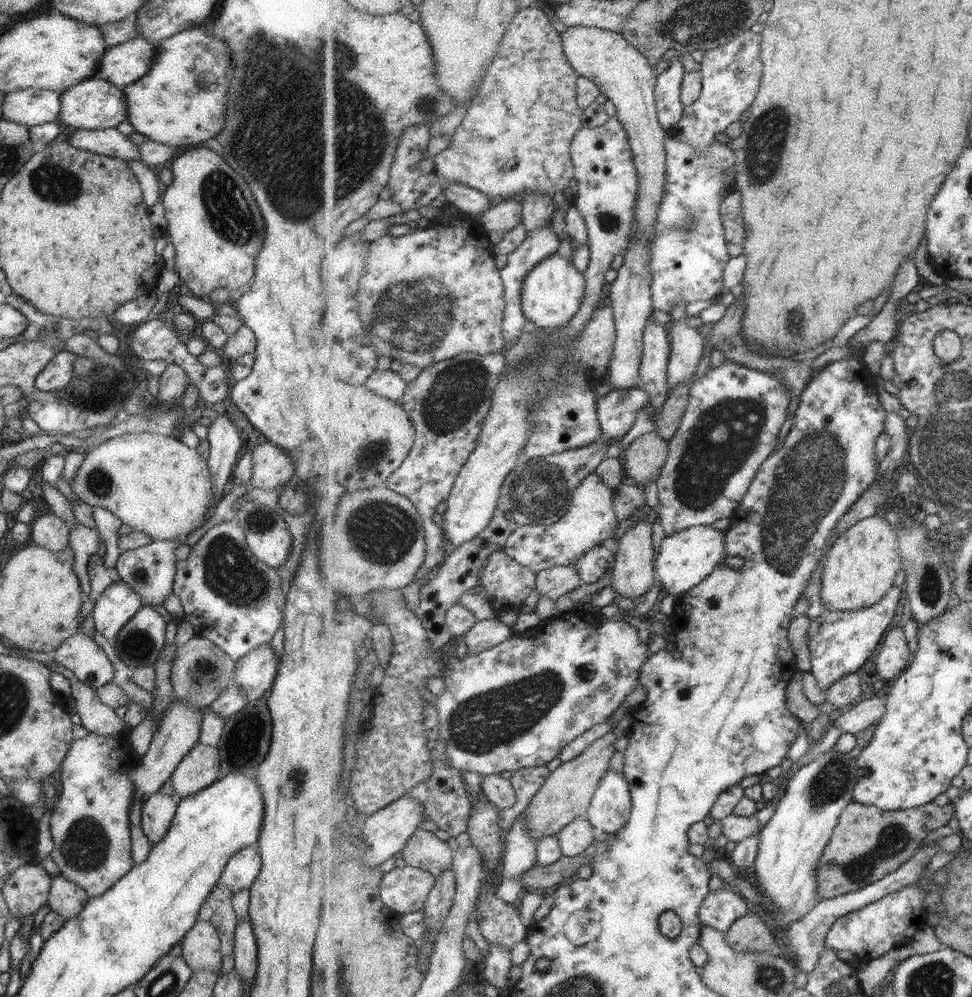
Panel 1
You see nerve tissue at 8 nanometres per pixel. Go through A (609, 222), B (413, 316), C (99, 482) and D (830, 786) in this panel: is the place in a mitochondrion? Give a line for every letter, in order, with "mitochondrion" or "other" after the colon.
A: mitochondrion
B: mitochondrion
C: mitochondrion
D: mitochondrion

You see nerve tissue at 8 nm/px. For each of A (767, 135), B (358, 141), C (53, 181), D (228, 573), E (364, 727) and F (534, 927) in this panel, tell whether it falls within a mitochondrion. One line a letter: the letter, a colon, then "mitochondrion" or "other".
A: mitochondrion
B: mitochondrion
C: mitochondrion
D: mitochondrion
E: other
F: other

